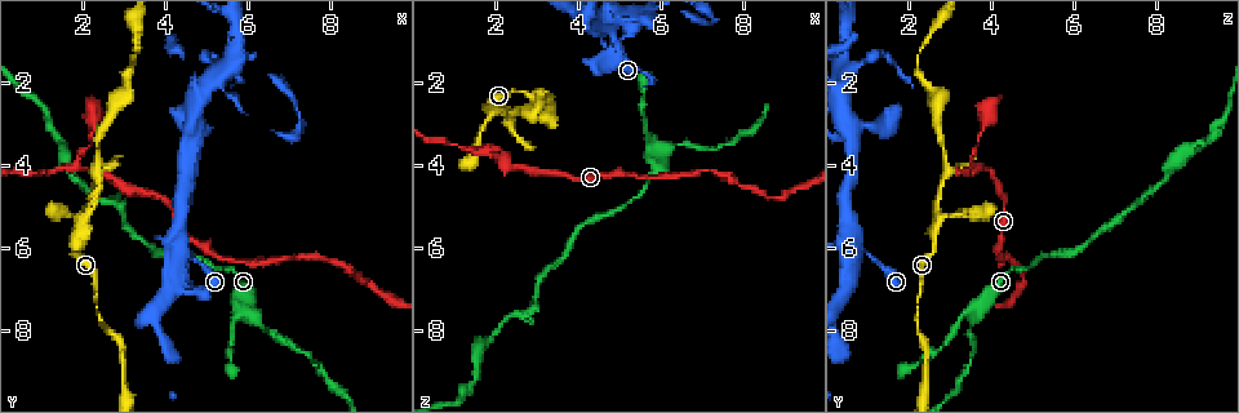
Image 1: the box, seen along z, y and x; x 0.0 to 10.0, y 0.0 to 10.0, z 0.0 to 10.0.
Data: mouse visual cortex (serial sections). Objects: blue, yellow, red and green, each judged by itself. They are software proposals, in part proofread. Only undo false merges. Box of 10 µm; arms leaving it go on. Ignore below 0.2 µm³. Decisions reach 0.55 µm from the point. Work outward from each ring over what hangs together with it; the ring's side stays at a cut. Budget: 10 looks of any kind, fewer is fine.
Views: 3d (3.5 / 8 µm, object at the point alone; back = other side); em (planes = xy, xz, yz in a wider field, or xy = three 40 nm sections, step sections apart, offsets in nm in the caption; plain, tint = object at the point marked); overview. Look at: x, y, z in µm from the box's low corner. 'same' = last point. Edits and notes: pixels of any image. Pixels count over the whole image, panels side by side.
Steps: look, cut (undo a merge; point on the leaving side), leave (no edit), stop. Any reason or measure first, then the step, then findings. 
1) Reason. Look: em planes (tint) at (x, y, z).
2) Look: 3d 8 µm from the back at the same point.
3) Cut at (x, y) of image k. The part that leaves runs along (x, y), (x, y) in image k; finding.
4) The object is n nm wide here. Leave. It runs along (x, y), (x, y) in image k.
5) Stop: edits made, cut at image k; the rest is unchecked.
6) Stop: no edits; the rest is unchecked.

Branch point. Look: 3d 3.5 µm at (4.60, 6.00, 0.90).

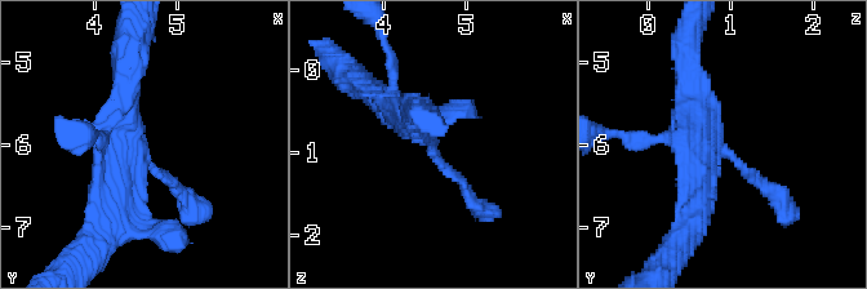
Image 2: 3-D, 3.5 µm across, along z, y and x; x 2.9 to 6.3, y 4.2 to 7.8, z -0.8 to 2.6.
Now the EM. Look: em xy step 2 (tint) at (4.55, 6.00, 0.85).

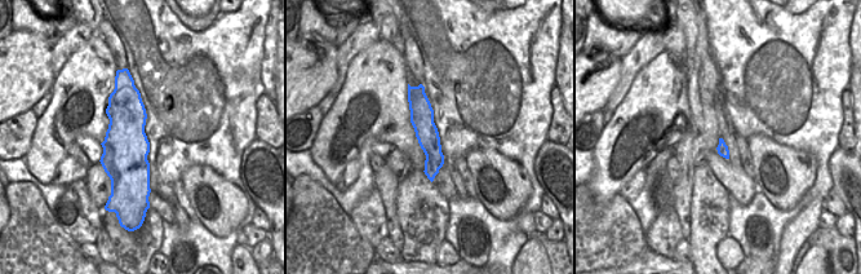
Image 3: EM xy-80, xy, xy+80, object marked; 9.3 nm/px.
The object is 220 nm wide here. Leave. It runs along (774, 194), (715, 142), (689, 71) in image 2; continuous, no second cell.

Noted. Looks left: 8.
Calibre changes. Look: 3d 3.5 µm at (6.55, 8.05, 3.45).

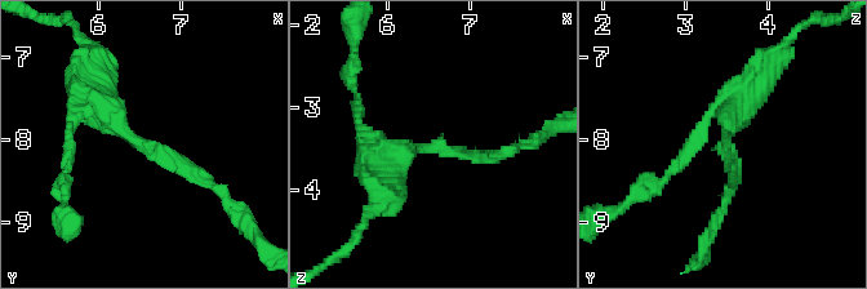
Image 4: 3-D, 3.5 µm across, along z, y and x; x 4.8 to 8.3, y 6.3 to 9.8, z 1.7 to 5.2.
Shape alone is not enough. Look: em xy step 3 (tint) at (6.50, 8.05, 3.55).

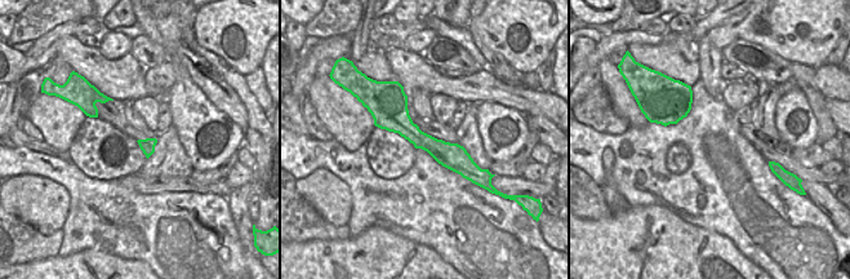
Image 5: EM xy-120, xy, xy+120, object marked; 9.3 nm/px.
Leave. It runs along (396, 96), (396, 116), (470, 176) in image 5; continuous, no second cell.

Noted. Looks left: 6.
A narrow waist. Look: 3d 8 µm at (3.05, 9.05, 2.45).

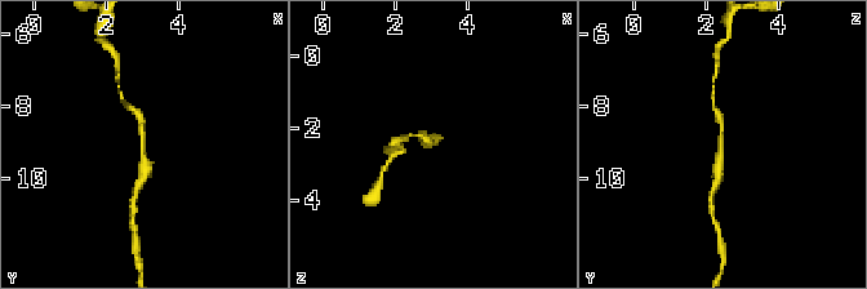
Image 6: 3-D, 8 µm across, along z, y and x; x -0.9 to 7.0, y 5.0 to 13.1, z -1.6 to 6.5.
Closer look. Look: 3d 3.5 µm at the same point.

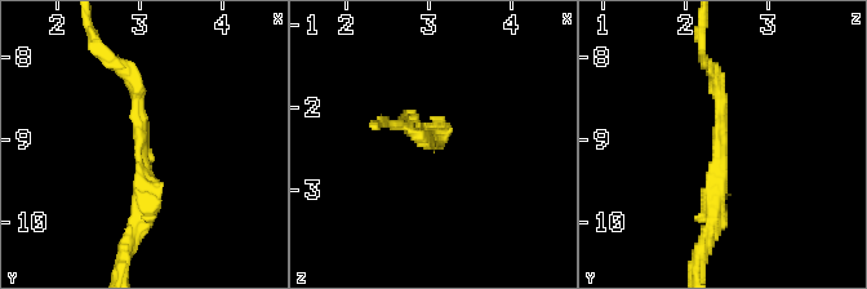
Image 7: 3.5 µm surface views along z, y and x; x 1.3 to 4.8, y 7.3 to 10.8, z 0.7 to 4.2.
The arms are 200, 300 nm wide; now the EM. Look: em xy step 5 (tint) at (3.00, 9.05, 2.45).

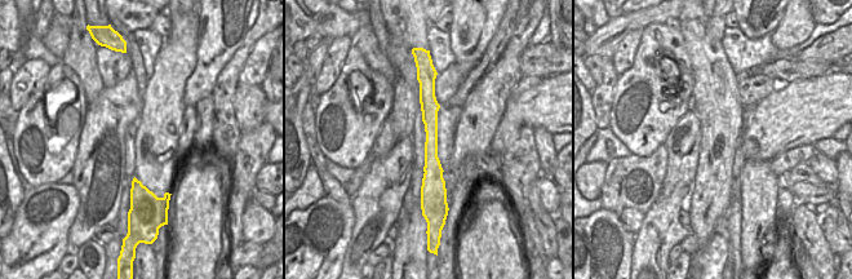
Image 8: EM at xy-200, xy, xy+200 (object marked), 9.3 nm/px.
Leave. All the same cell.

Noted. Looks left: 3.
Calibre changes. Look: 3d 3.5 µm at (2.35, 3.60, 2.80).

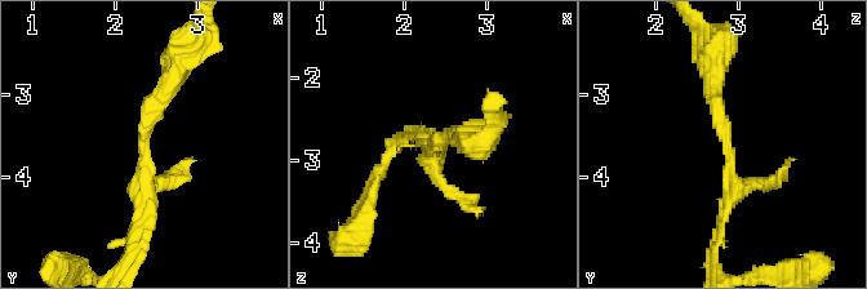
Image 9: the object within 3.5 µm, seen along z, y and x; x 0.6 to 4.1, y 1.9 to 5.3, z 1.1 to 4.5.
The arms are 150, 250 nm wide. Look: em xy step 5 (tint) at (2.40, 3.55, 2.85).

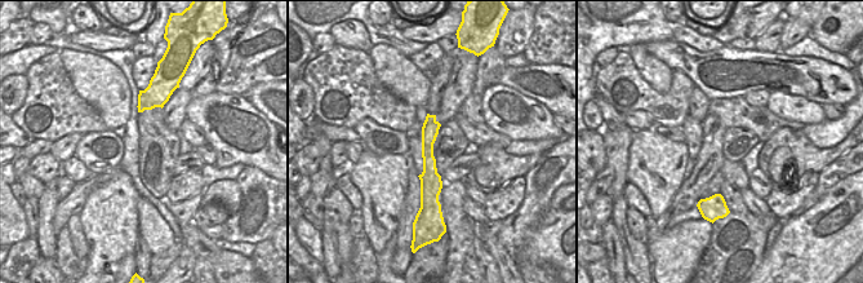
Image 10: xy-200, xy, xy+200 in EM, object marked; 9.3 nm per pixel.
Leave. It runs along (146, 225), (146, 110), (178, 67) in image 9; continuous, no second cell.

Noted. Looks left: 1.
Stop: no edits; the rest is unchecked.

